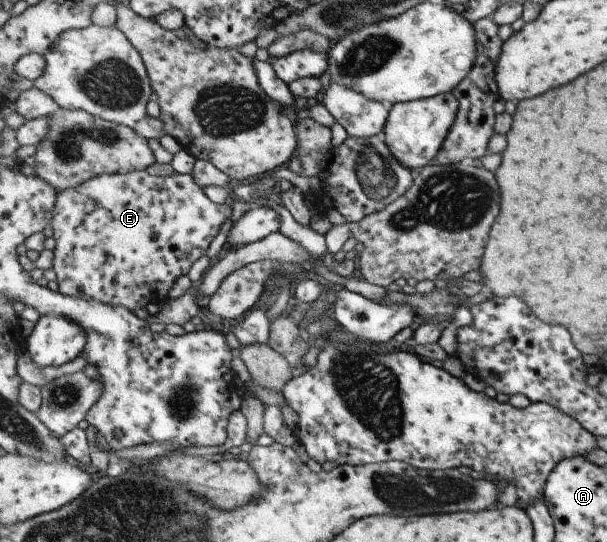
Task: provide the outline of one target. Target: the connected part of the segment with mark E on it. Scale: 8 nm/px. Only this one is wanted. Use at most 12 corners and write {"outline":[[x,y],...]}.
{"outline":[[101,175],[51,212],[59,291],[160,305],[233,214],[195,177]]}

